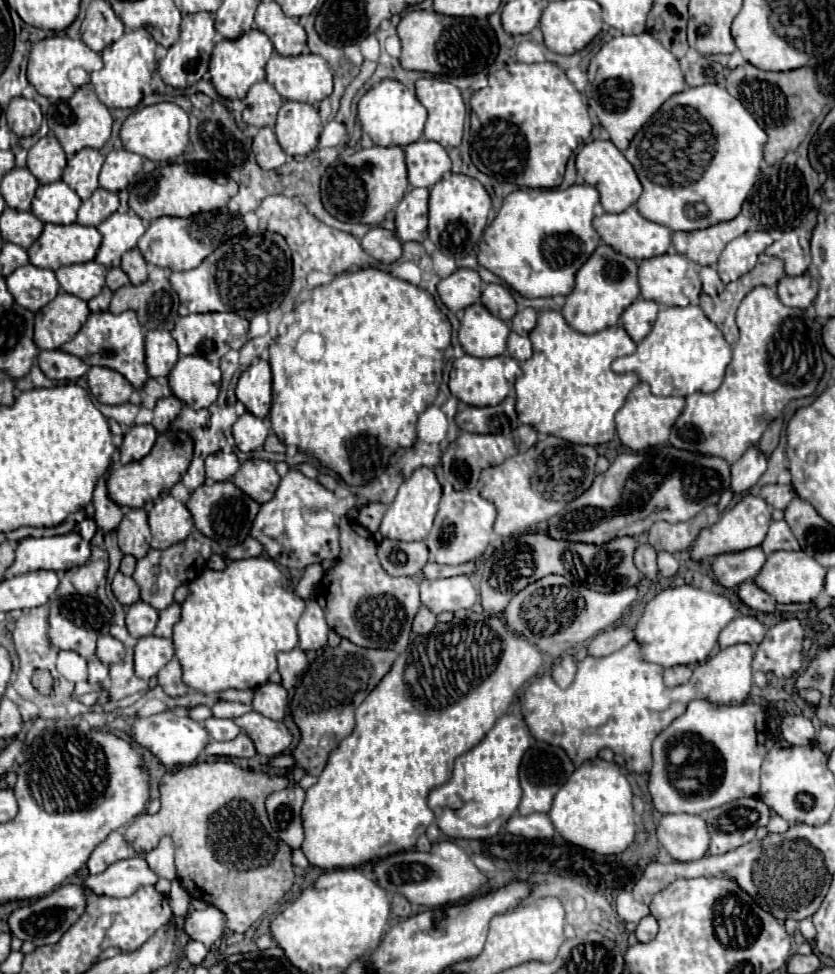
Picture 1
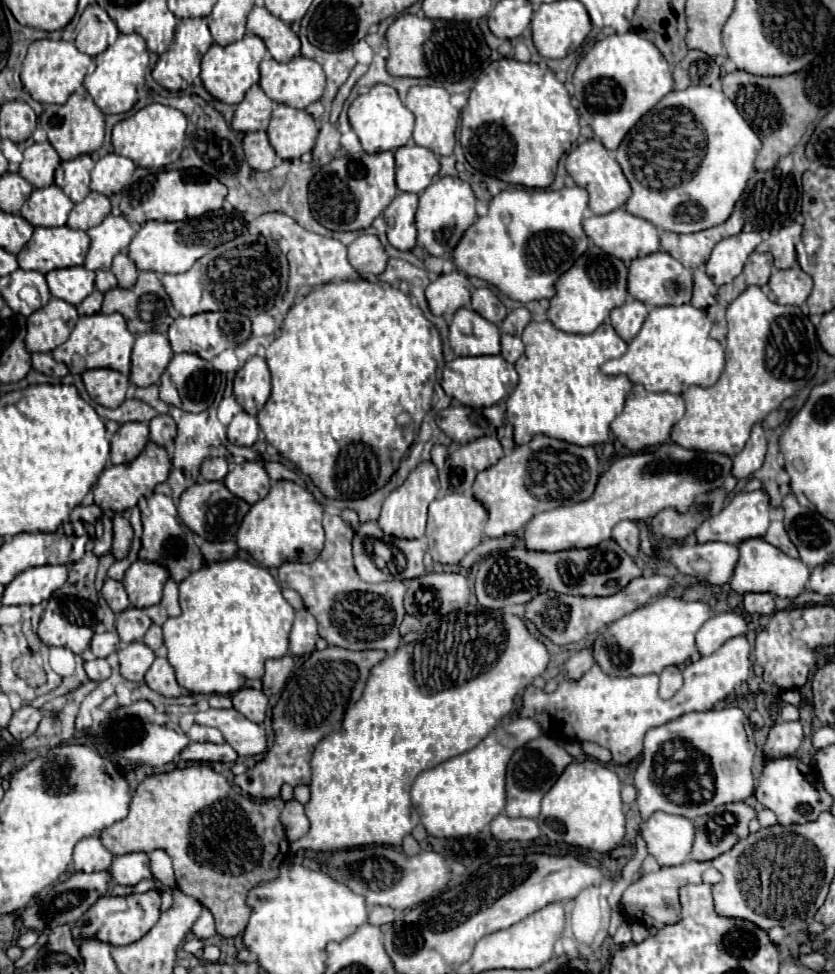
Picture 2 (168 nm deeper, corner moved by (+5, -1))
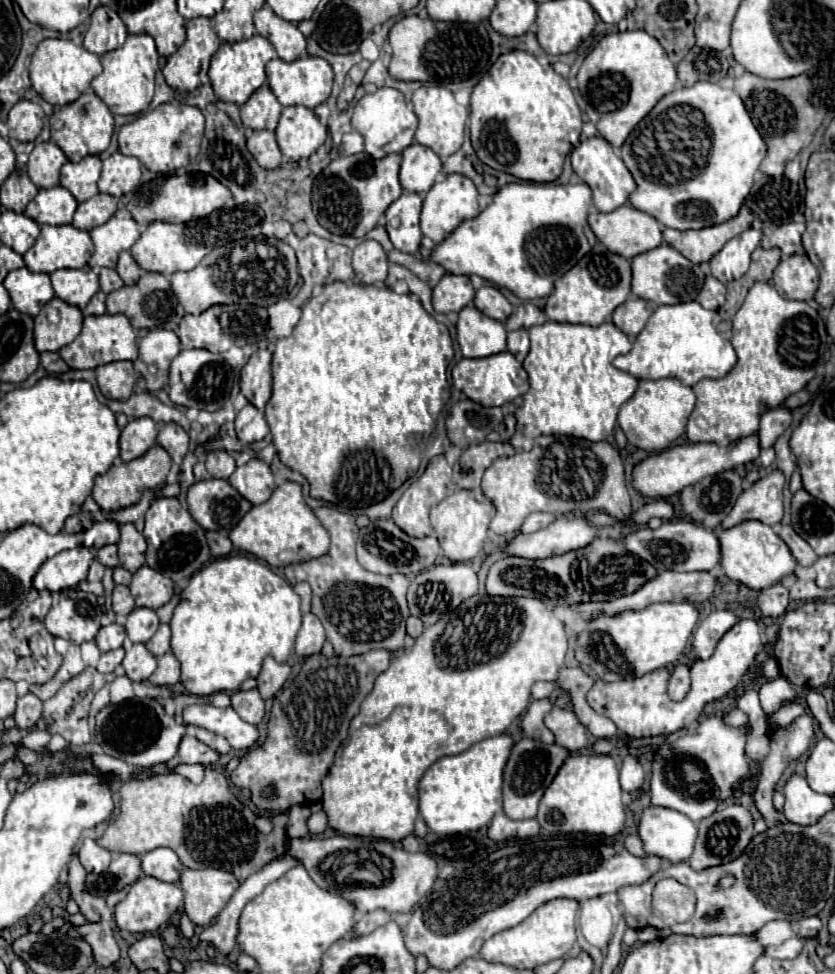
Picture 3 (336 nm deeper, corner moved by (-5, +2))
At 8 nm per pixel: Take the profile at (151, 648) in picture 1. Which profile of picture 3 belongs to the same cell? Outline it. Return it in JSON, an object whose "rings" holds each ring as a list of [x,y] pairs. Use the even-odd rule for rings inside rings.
{"rings":[[[130,644],[122,660],[122,666],[130,680],[142,682],[142,680],[148,680],[156,670],[156,658],[148,652],[144,644]]]}

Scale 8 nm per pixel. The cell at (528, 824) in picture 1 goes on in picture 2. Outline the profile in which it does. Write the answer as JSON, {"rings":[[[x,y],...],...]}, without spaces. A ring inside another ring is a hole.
{"rings":[[[498,815],[492,823],[490,823],[492,835],[500,841],[532,841],[540,837],[540,829],[536,819],[528,819],[528,817],[518,817],[512,819],[508,815]]]}

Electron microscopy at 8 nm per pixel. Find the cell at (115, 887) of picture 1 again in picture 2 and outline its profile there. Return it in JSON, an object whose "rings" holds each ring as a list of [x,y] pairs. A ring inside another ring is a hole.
{"rings":[[[128,853],[114,857],[108,873],[116,885],[136,885],[140,879],[150,877],[148,855],[146,853]]]}

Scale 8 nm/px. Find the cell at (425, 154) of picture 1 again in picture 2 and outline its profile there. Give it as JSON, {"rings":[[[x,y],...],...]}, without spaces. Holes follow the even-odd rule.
{"rings":[[[404,145],[396,149],[396,185],[400,191],[420,193],[440,171],[436,155],[420,145]]]}

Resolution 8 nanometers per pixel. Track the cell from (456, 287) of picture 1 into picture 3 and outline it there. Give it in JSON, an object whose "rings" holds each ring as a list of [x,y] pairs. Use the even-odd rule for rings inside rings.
{"rings":[[[444,274],[432,290],[432,306],[438,314],[460,312],[474,300],[474,288],[468,276]]]}

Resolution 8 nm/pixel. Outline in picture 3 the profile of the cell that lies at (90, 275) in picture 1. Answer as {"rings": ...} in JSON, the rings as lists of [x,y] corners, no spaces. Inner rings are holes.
{"rings":[[[84,266],[78,270],[56,270],[50,274],[50,280],[52,280],[54,294],[60,300],[64,300],[80,310],[90,302],[90,298],[100,288],[98,270],[94,270],[90,266]]]}

